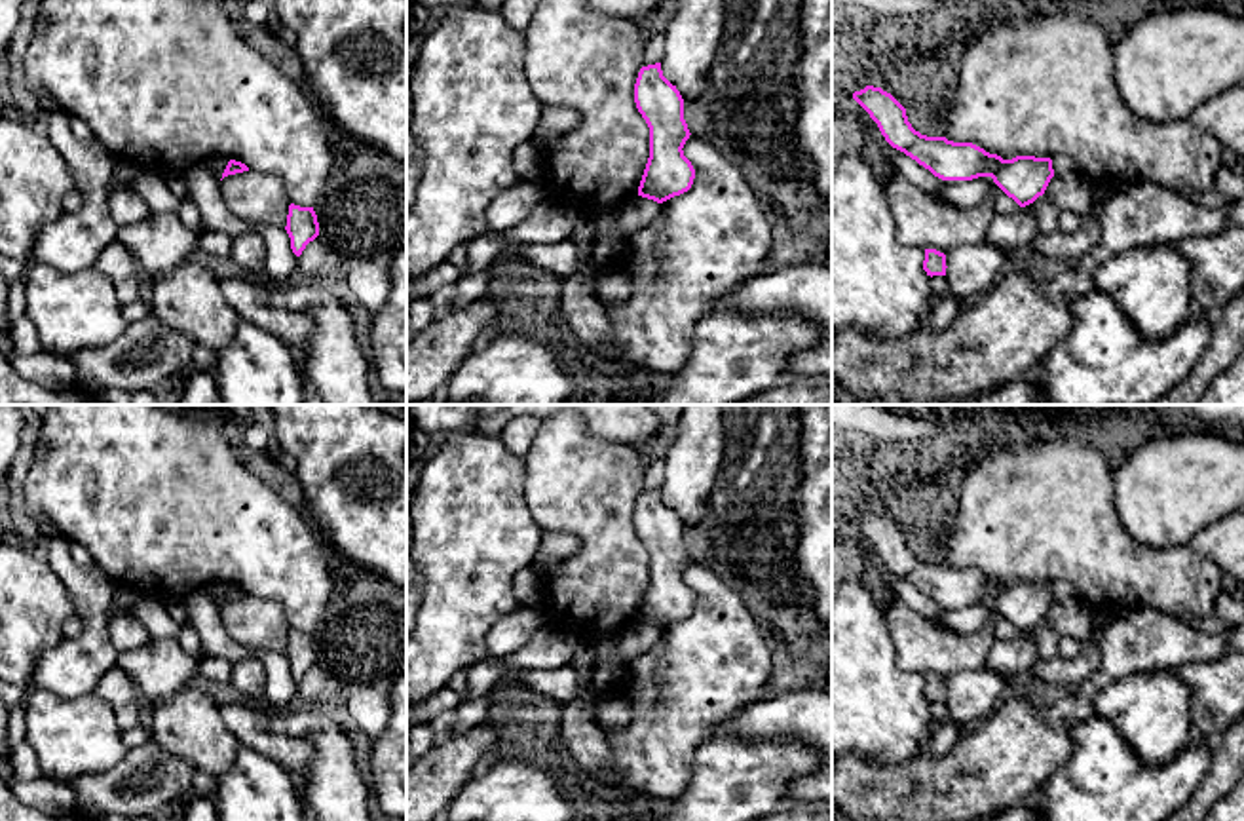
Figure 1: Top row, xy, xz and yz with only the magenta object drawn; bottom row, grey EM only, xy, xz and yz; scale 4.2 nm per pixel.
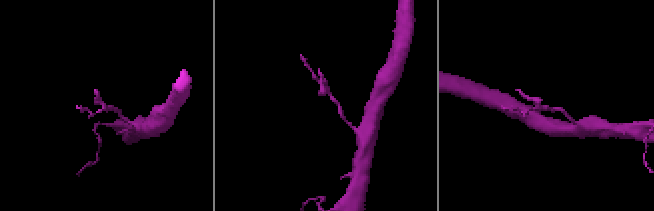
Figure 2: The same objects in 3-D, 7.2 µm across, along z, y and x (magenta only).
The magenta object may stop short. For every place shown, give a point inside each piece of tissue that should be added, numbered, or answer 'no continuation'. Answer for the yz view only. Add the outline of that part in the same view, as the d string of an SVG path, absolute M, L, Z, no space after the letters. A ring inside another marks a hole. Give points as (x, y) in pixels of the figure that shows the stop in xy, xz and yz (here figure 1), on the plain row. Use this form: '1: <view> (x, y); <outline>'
no continuation

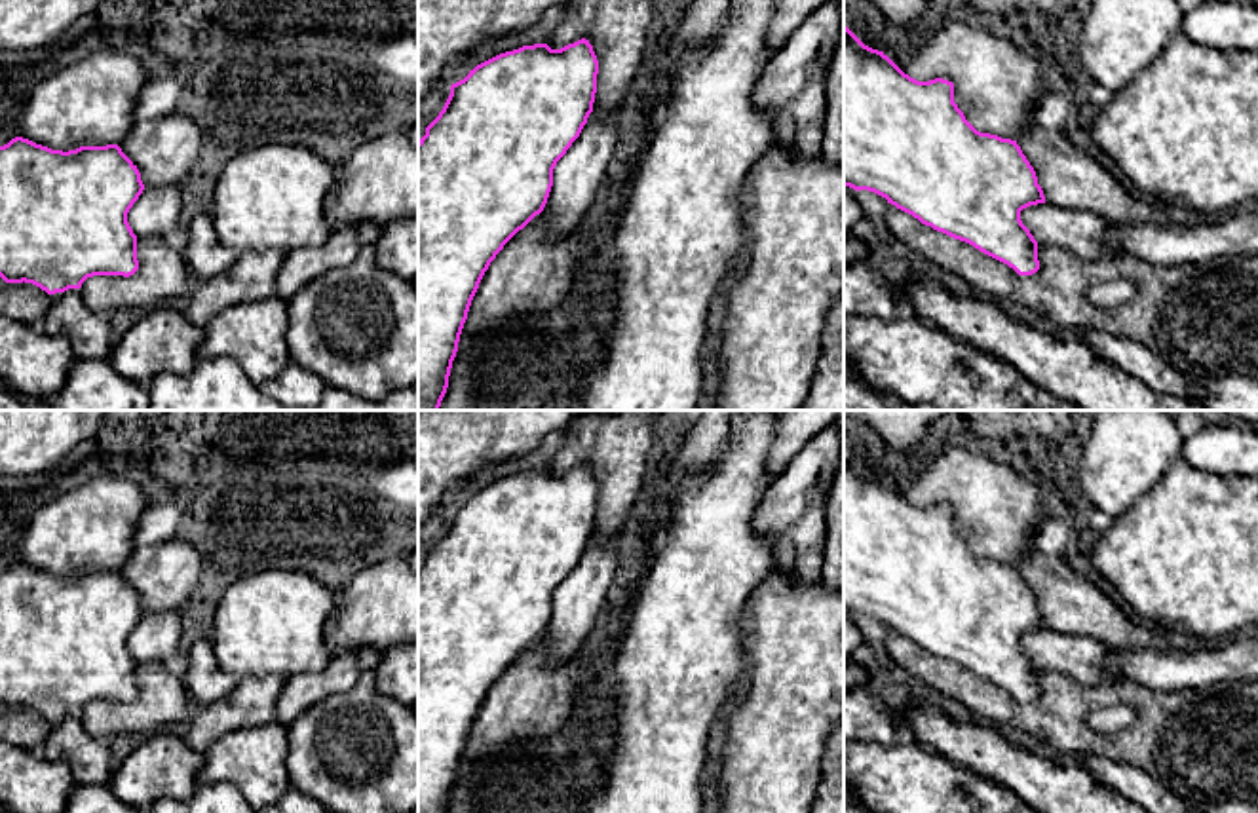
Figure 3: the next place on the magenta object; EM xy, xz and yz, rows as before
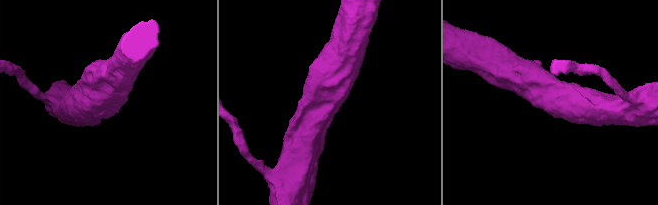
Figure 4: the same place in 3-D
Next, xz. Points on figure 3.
1: xz (578, 601); M618 534L619 536L619 534ZM618 536L589 539L580 562L553 595L553 612L543 633L551 661L580 655L597 627L618 570Z

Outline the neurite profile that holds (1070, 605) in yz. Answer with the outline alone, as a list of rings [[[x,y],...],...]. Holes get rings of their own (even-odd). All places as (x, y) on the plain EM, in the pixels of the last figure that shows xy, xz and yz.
[[[1030,551],[1019,560],[1017,570],[1034,593],[1047,629],[1070,636],[1091,636],[1117,650],[1171,650],[1180,642],[1127,615],[1062,557]]]

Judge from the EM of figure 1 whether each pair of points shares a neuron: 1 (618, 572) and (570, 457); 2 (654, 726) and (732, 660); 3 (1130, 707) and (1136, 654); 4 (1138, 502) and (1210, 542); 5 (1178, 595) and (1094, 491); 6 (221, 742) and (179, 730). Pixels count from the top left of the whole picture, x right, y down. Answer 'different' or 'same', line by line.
1: same
2: same
3: different
4: different
5: same
6: same

